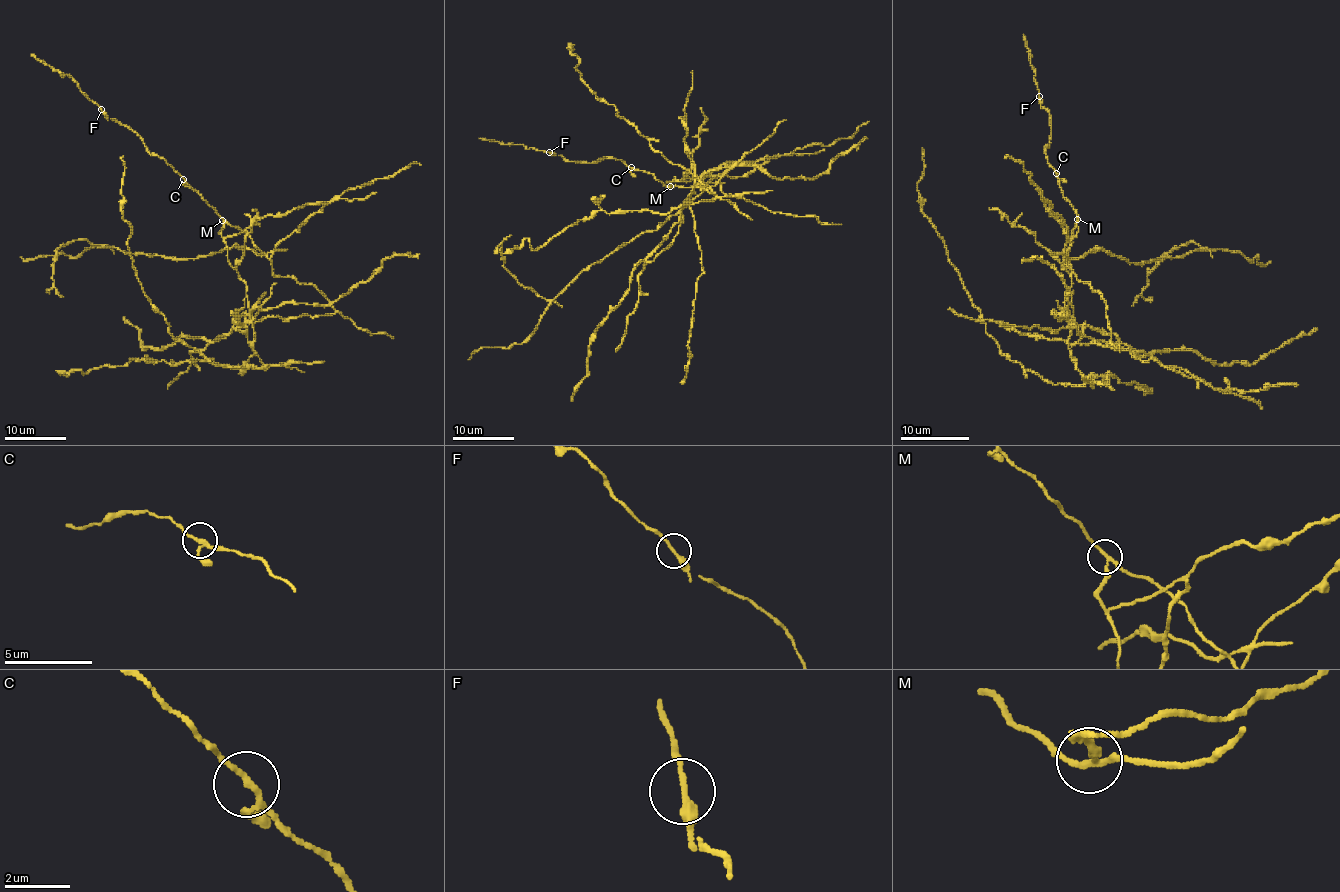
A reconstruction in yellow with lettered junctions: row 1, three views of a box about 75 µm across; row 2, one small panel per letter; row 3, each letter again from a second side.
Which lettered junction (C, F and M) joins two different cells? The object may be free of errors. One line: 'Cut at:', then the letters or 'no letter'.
Cut at: M

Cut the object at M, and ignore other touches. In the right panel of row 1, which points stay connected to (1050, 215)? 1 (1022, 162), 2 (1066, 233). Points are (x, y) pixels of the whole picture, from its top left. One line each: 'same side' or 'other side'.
1: same side
2: same side

